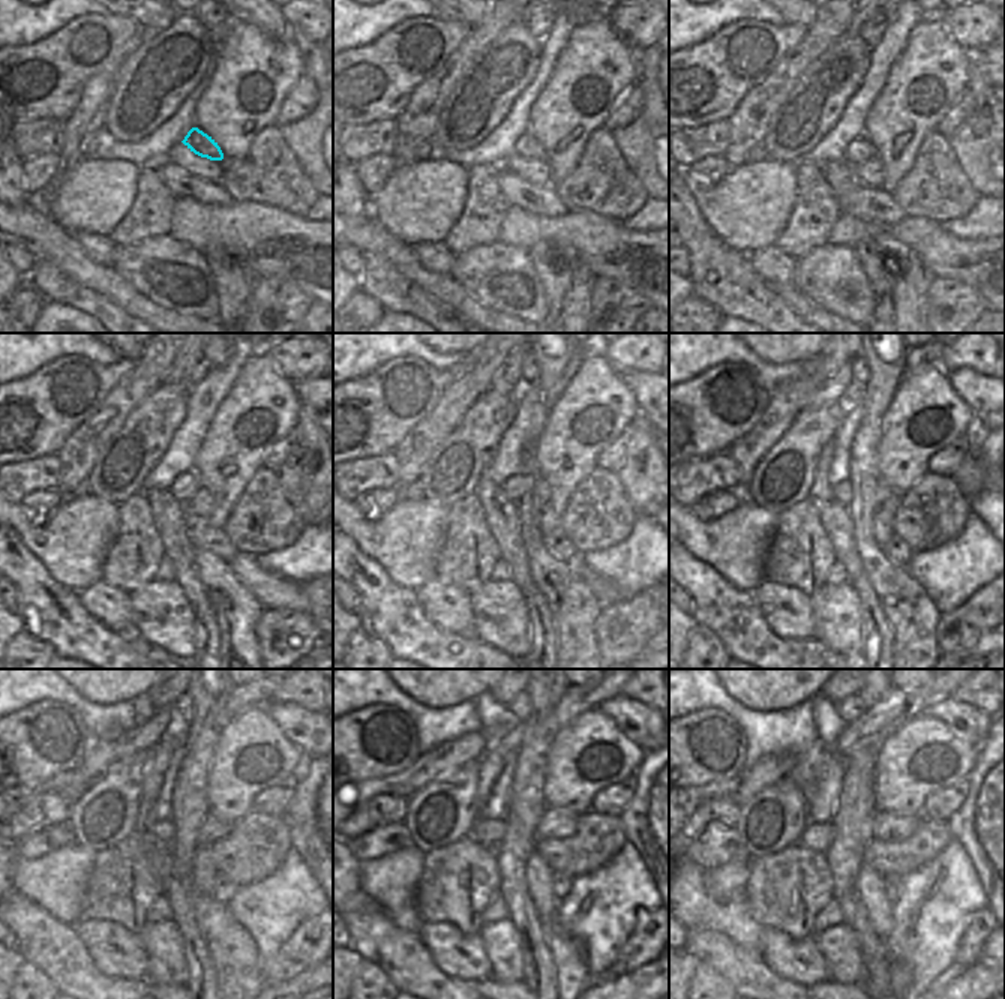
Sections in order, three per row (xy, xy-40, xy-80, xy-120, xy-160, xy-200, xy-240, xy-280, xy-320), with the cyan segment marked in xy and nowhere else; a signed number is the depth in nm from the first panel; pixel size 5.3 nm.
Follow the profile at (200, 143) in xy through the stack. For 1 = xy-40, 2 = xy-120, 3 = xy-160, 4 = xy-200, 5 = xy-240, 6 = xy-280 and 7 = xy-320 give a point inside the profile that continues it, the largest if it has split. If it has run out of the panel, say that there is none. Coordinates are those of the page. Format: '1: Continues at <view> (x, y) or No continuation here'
1: Continues at xy-40 (527, 146)
2: Continues at xy-120 (186, 485)
3: Continues at xy-160 (518, 485)
4: Continues at xy-200 (842, 492)
5: Continues at xy-240 (164, 830)
6: Continues at xy-280 (488, 833)
7: Continues at xy-320 (816, 836)

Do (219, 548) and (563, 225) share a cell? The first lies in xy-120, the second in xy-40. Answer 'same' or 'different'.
different

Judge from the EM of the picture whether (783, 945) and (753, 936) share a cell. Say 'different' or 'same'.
different

